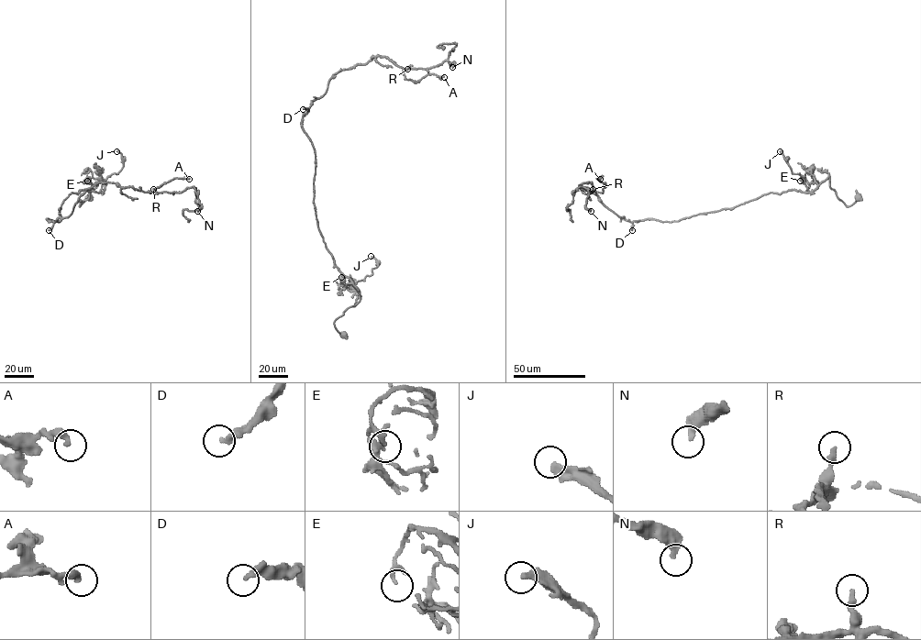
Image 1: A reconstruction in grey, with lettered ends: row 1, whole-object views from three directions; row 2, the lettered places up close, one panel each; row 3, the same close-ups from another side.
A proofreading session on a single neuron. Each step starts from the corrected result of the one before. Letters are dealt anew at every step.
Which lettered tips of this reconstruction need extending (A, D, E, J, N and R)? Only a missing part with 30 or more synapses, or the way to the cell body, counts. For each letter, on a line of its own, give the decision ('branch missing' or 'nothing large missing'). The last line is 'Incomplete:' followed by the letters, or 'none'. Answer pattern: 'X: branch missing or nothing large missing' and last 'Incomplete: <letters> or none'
A: nothing large missing
D: nothing large missing
E: nothing large missing
J: nothing large missing
N: nothing large missing
R: nothing large missing
Incomplete: none

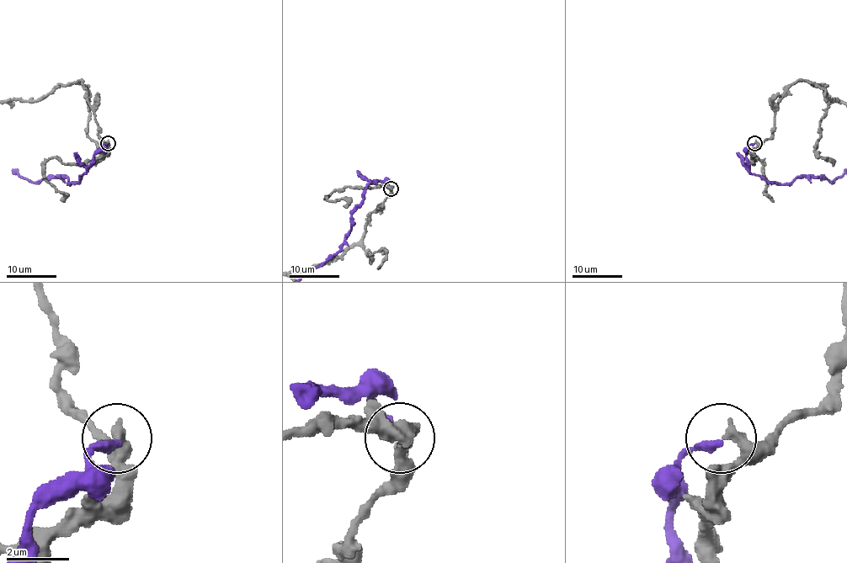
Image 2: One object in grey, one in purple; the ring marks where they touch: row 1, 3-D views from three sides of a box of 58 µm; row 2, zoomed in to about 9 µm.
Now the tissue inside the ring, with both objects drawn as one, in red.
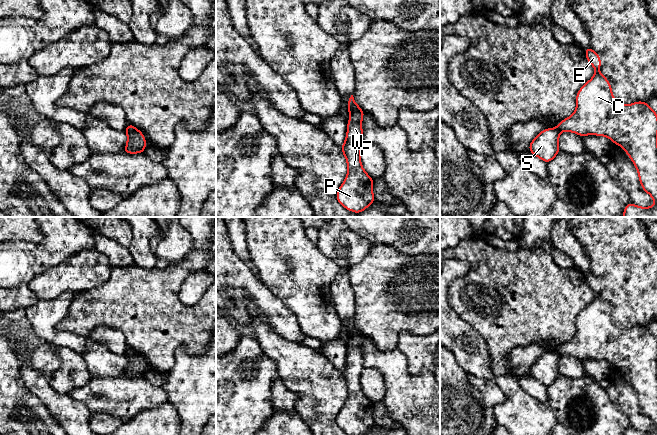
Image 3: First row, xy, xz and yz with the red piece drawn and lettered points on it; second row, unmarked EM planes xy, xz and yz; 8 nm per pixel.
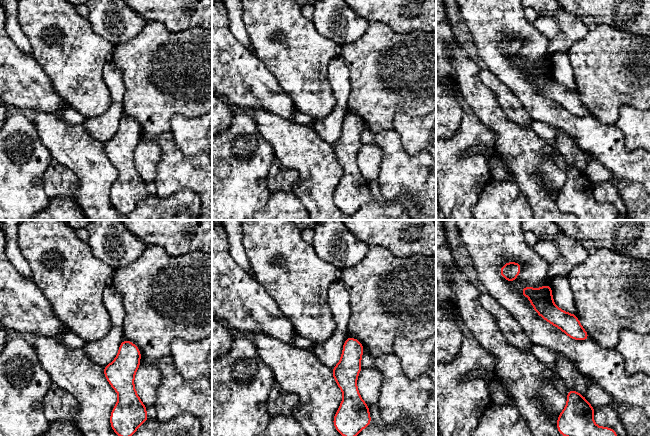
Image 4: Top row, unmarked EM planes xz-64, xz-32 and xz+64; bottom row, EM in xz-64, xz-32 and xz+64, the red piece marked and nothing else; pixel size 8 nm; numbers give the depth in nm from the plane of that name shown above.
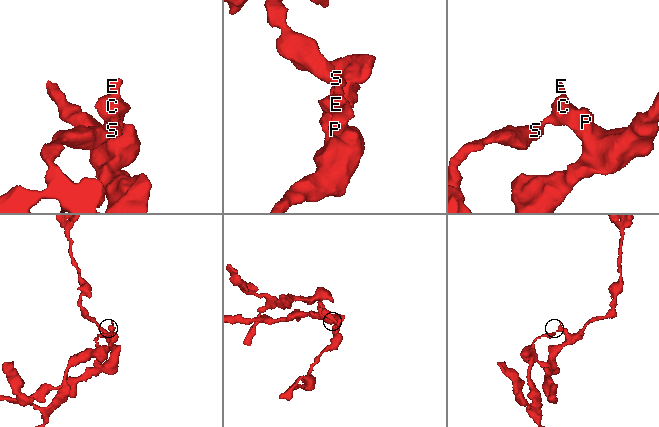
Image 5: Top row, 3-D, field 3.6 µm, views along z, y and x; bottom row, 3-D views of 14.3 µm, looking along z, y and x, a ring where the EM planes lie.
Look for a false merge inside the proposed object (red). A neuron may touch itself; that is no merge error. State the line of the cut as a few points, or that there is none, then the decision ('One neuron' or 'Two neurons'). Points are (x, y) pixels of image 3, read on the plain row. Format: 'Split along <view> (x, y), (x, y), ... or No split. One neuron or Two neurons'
Split along xz (362, 335), (349, 336). Two neurons

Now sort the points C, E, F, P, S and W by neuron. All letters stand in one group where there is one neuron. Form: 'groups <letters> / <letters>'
groups C E F P W / S

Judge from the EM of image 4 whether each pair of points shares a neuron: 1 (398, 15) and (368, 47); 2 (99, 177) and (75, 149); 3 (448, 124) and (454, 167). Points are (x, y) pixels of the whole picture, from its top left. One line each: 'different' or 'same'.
1: different
2: same
3: different

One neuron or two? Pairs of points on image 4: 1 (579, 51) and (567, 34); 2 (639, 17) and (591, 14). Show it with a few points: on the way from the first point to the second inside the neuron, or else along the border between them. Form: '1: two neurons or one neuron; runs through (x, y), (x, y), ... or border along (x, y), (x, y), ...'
1: two neurons; border along (590, 28), (566, 52)
2: one neuron; runs through (627, 14), (603, 14)

